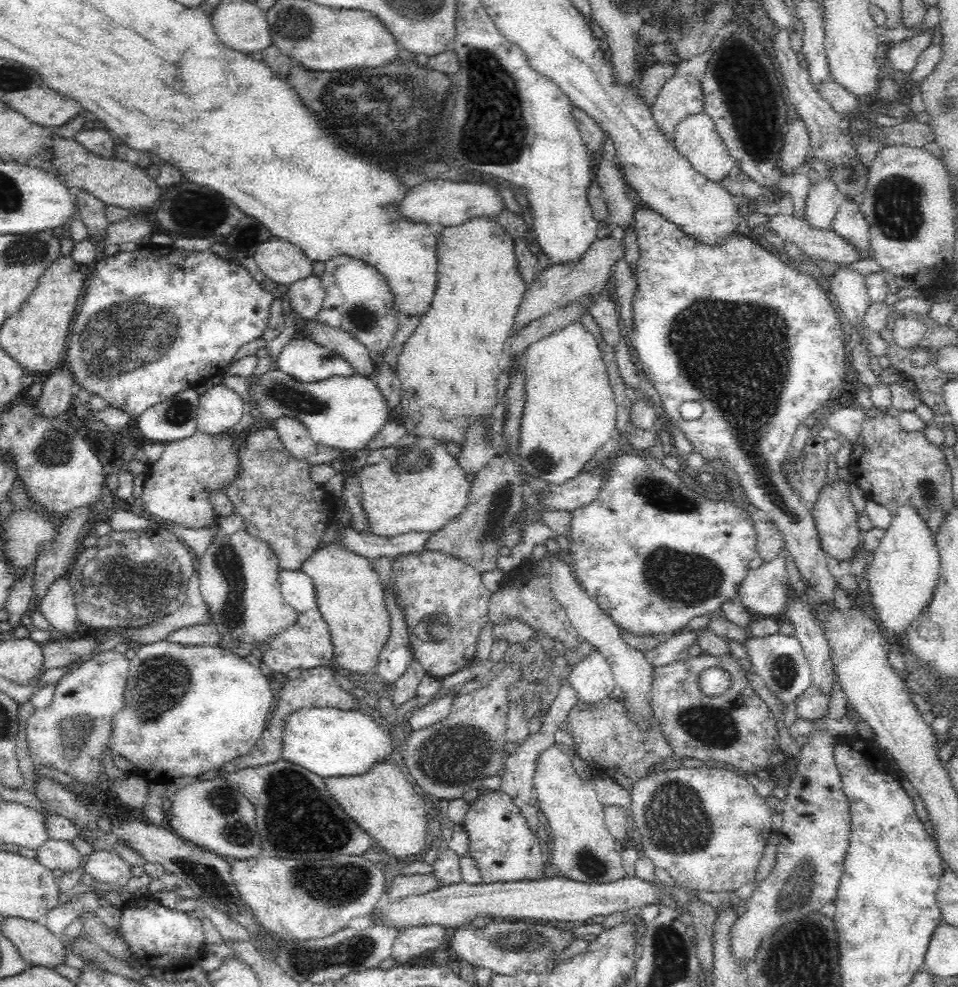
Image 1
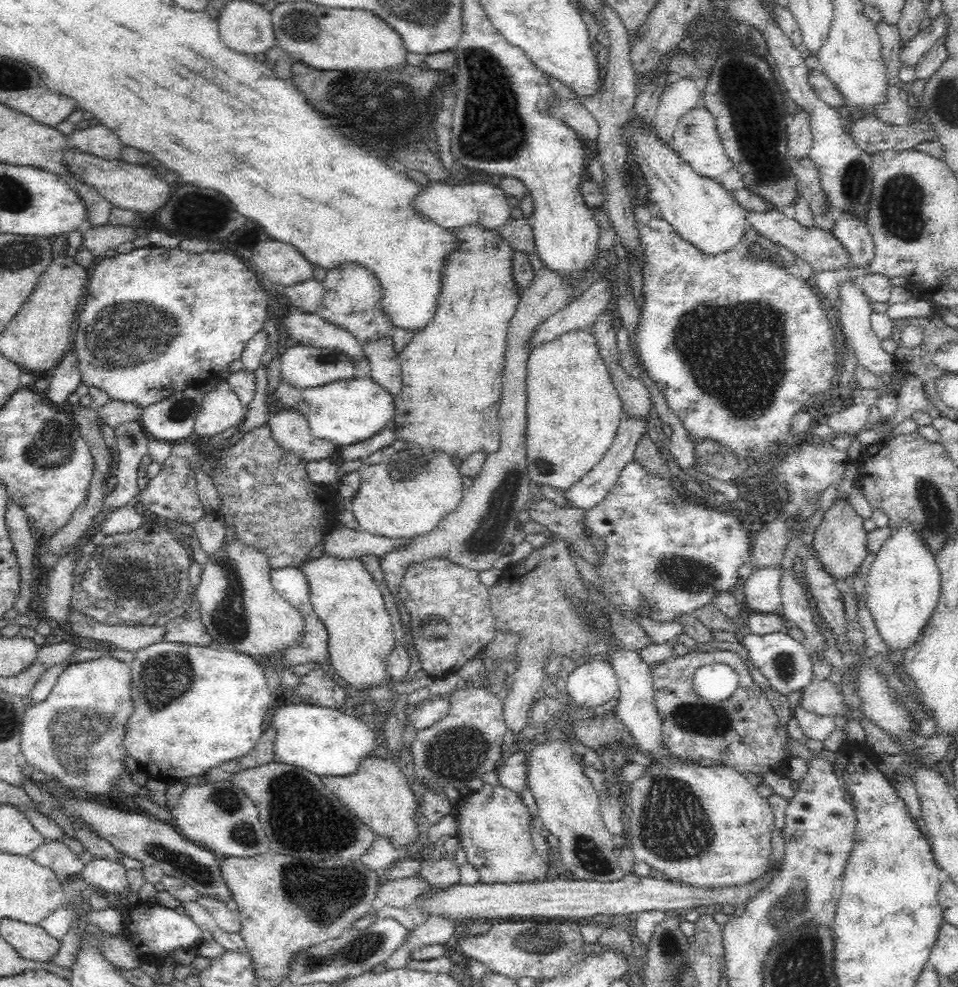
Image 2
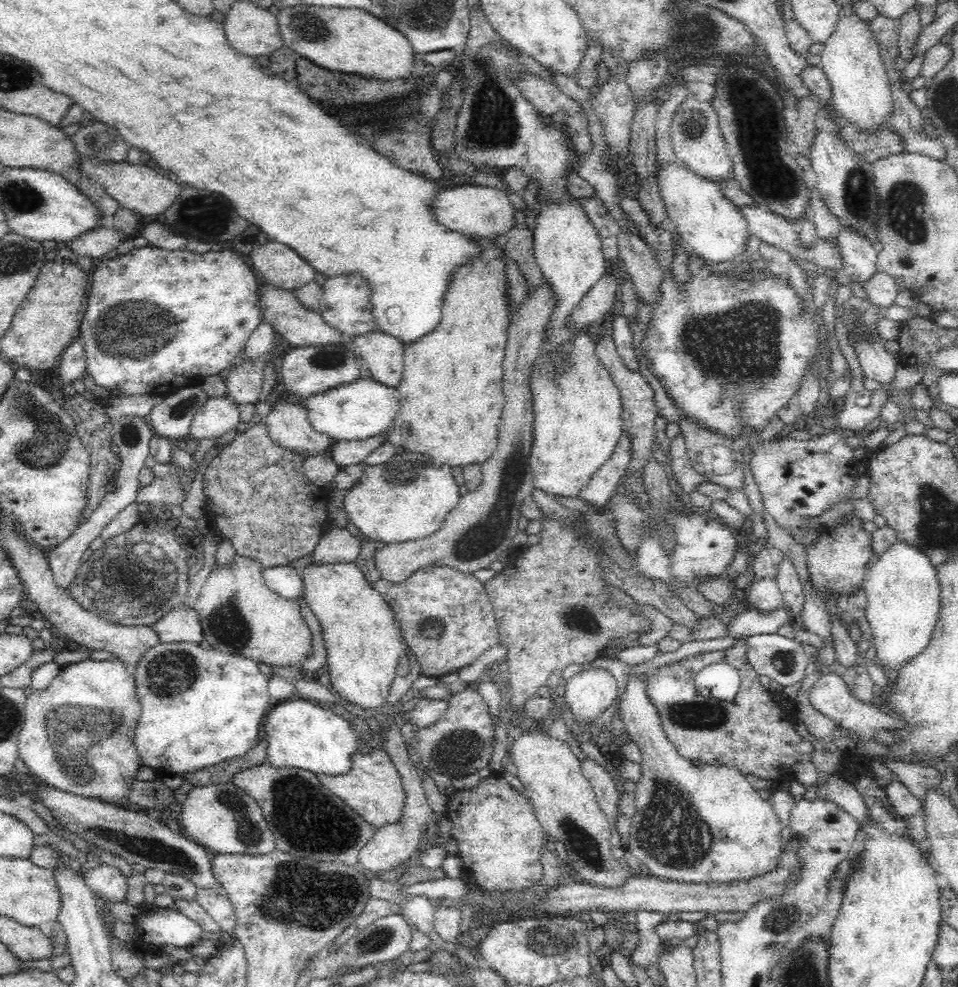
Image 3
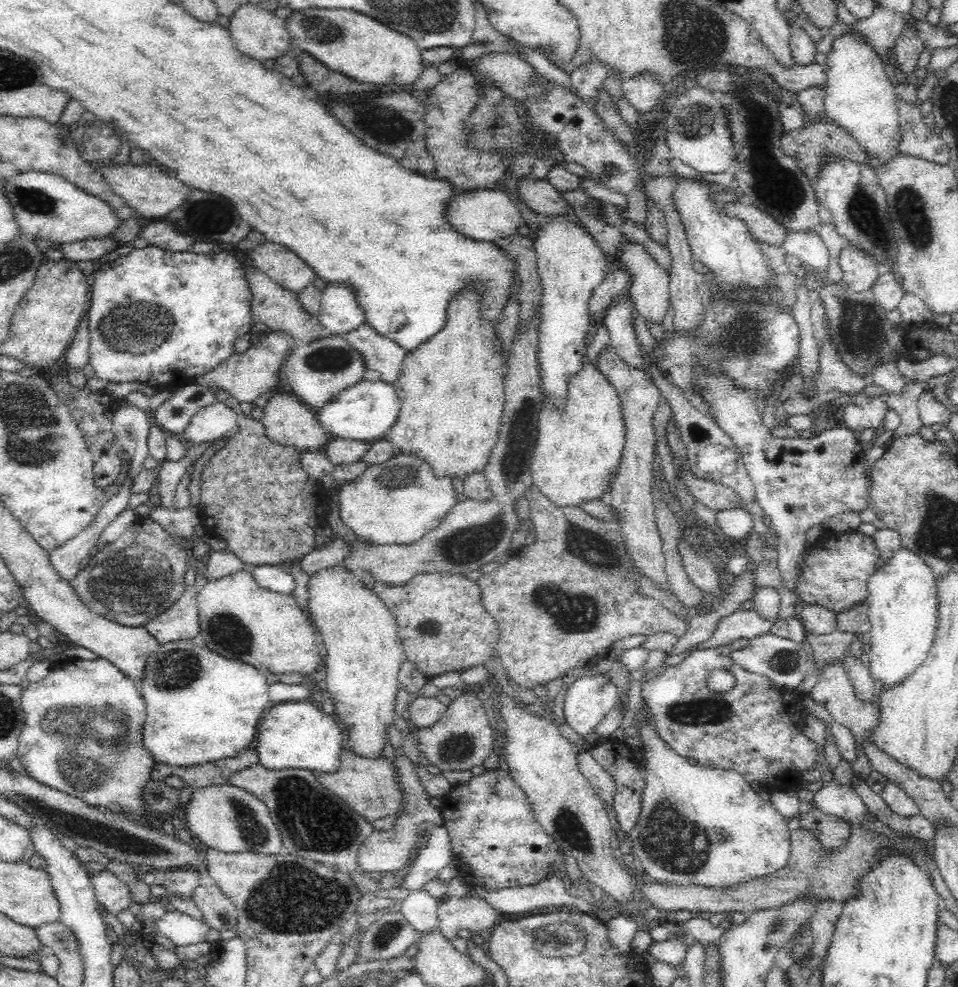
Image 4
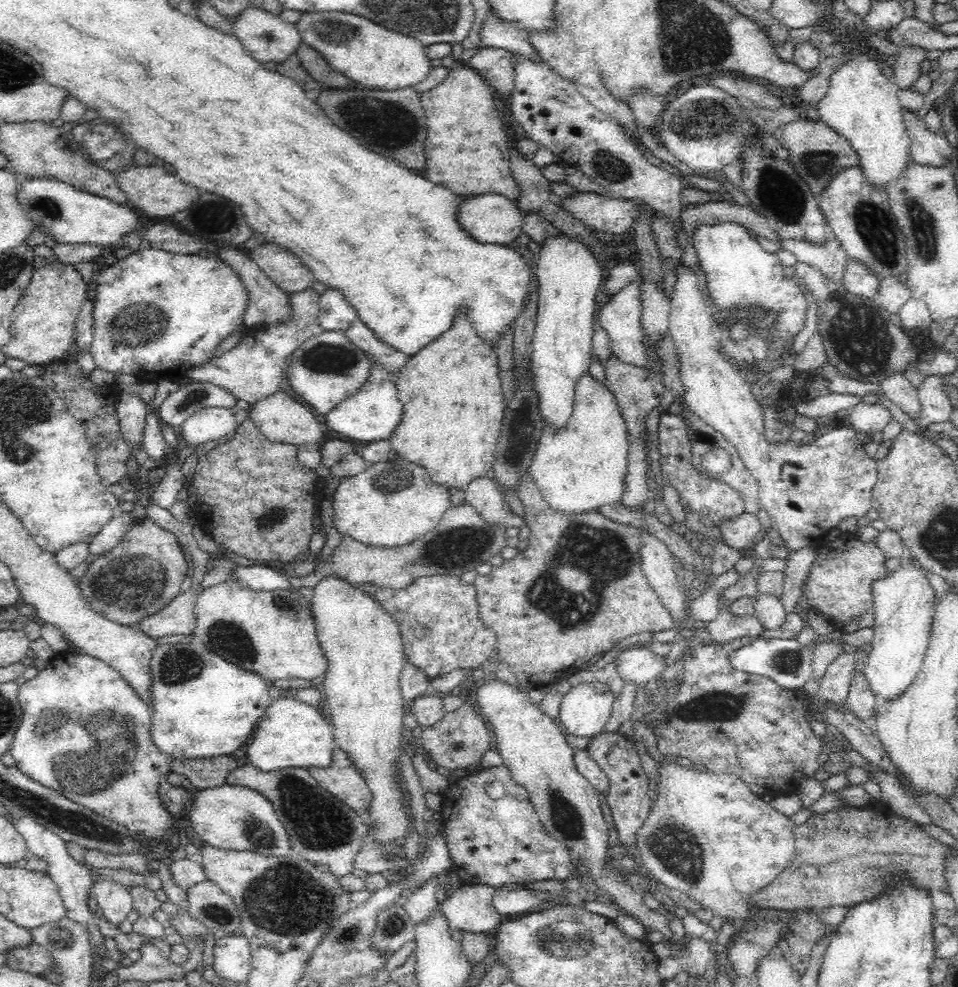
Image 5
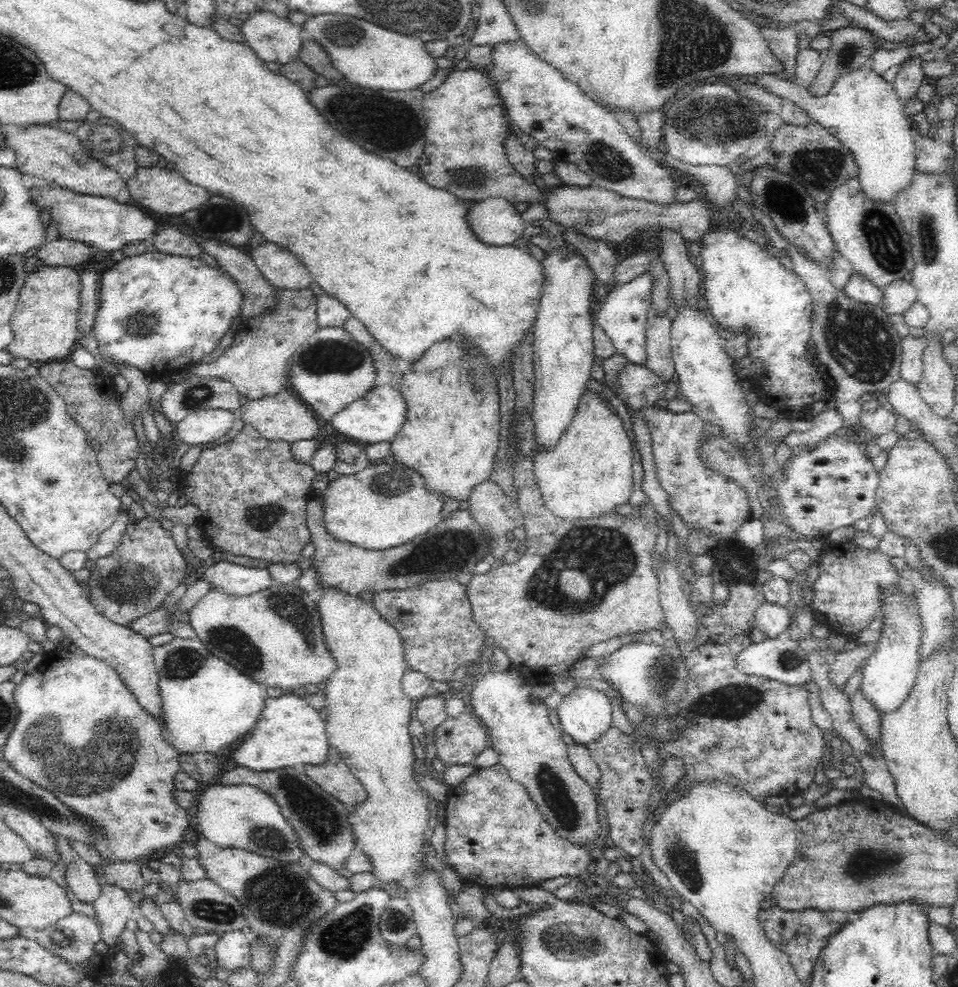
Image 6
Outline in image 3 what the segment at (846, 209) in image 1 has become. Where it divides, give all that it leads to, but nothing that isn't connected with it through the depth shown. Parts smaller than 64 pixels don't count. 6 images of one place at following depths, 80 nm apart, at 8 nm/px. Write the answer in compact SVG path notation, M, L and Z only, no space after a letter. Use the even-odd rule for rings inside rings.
M841 229L837 236L840 257L842 257L841 278L860 291L877 270L877 252L874 245L864 239L856 230Z

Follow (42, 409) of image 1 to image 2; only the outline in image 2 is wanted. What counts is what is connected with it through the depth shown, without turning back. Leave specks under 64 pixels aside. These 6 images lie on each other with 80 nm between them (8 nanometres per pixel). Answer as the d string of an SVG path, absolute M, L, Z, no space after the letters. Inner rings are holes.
M71 350L64 354L60 360L60 364L53 372L51 382L49 382L49 389L45 396L50 400L52 406L65 409L67 406L66 398L68 394L75 392L78 384L81 381L81 374L77 362L77 354Z

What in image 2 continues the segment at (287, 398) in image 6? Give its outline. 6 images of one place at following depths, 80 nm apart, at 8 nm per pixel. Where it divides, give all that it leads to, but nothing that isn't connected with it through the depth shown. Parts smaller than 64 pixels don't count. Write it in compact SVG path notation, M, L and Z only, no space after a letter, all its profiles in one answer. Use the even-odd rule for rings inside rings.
M296 410L272 411L267 420L271 436L282 448L307 461L334 456L337 446L328 440L318 440L312 435L308 419Z

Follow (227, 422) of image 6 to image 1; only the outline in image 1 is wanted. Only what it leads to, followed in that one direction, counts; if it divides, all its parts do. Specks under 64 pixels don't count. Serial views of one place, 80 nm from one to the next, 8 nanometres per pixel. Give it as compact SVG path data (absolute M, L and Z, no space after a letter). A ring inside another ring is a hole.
M223 383L210 387L199 396L197 431L222 434L237 424L246 411L246 404L236 391Z

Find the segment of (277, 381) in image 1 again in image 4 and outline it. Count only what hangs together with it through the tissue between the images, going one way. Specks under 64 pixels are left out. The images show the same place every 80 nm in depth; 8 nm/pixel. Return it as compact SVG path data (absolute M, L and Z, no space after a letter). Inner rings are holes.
M362 379L353 387L340 391L335 399L315 410L317 425L327 433L340 439L369 441L385 438L396 424L400 414L401 402L393 384L382 380L368 381Z

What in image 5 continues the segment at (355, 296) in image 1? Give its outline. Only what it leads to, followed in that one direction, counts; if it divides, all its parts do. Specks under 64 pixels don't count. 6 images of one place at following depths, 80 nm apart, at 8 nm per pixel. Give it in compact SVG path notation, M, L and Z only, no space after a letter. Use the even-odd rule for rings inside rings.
M328 290L320 295L318 323L322 330L346 330L359 320L354 307L346 301L343 292Z

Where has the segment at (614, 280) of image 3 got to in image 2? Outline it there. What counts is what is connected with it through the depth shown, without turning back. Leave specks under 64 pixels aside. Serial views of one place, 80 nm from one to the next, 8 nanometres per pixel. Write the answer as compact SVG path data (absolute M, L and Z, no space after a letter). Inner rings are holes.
M600 278L578 299L570 301L560 312L540 324L532 335L530 346L541 347L569 330L591 328L606 310L613 297L612 280Z

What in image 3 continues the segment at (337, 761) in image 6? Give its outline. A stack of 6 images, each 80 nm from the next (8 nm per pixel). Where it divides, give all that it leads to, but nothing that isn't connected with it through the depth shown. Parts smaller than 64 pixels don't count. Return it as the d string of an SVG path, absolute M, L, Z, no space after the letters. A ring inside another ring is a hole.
M372 749L364 754L352 754L351 759L351 770L348 770L348 773L339 776L318 774L324 788L333 792L376 828L398 822L402 816L405 794L401 777L390 755L383 749Z

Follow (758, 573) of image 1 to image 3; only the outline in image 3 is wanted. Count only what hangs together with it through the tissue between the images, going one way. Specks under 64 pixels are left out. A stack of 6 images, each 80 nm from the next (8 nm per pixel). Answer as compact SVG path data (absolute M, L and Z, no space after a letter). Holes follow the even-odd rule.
M755 578L746 596L757 614L769 614L783 604L783 594L777 582L770 578Z

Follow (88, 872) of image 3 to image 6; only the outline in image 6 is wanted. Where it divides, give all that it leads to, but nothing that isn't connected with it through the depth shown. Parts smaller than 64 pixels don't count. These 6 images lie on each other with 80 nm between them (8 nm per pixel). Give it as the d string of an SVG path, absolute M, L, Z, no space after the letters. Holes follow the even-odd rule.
M102 882L102 892L94 901L94 915L101 928L101 941L110 948L118 945L126 922L135 918L137 909L126 890Z

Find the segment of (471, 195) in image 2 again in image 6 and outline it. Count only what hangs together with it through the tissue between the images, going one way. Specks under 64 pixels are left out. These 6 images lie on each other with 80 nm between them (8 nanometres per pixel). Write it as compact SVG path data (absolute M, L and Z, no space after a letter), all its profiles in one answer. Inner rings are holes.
M503 198L483 199L479 203L470 204L466 218L468 218L468 223L472 227L473 233L484 244L490 246L513 245L516 240L523 238L522 236L525 231L525 224L521 218L521 214L515 210L513 203Z

